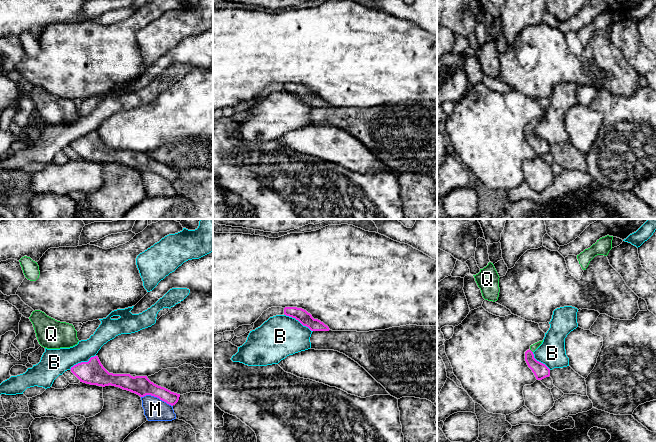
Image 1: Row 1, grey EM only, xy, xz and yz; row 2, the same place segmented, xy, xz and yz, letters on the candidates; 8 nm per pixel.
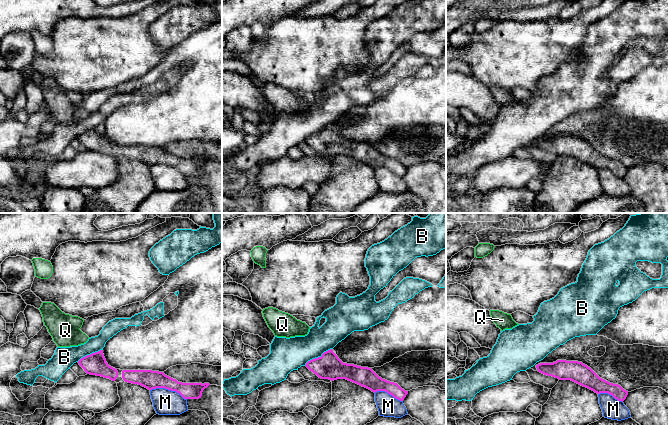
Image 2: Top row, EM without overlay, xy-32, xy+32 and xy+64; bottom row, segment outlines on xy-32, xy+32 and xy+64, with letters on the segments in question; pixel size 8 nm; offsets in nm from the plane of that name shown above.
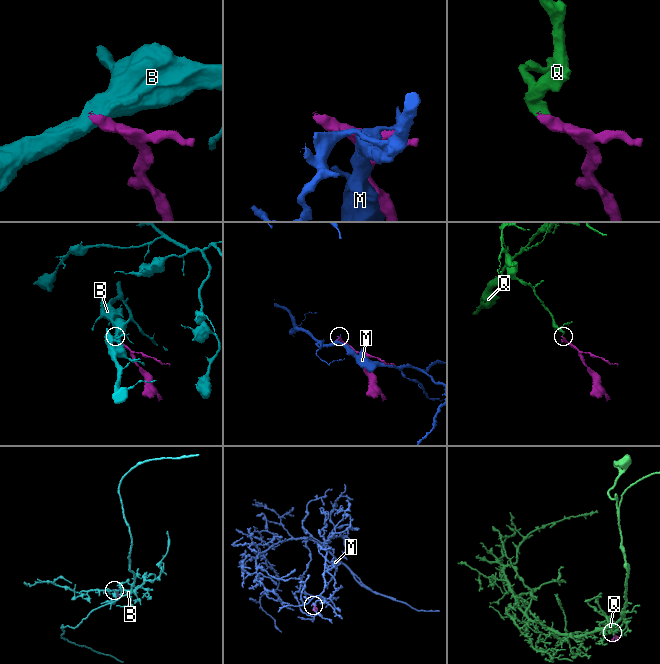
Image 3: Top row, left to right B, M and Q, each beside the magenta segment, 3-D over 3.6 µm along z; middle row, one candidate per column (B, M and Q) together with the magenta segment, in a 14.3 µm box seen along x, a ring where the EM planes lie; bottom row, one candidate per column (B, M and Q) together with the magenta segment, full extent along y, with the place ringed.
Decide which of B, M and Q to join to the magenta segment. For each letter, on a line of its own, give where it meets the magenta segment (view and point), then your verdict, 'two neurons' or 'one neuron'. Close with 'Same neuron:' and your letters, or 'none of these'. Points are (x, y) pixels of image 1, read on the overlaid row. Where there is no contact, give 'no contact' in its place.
B: xy (82, 362) | two neurons
M: xy (157, 397) | two neurons
Q: yz (531, 351) | one neuron
Same neuron: Q

